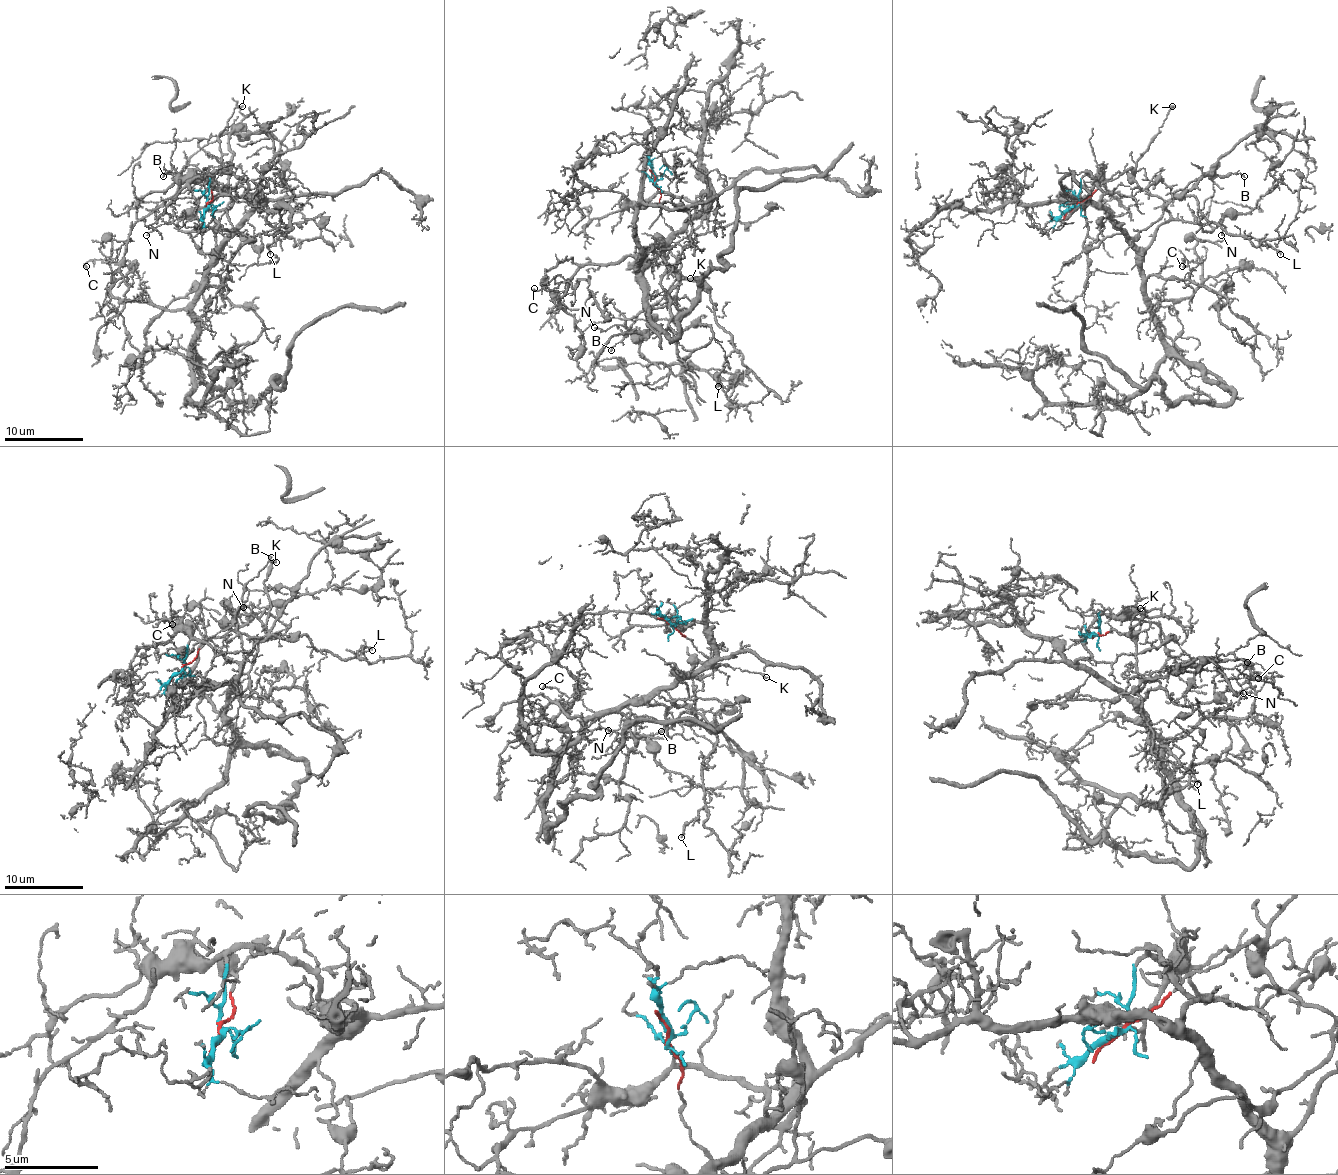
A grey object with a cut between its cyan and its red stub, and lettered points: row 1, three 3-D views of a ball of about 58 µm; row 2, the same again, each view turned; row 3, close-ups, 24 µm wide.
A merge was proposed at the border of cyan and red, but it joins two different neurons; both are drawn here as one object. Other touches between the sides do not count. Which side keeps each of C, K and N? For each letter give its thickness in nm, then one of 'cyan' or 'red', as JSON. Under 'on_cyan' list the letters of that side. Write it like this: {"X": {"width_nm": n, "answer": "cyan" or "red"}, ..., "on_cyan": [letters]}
{"C": {"width_nm": 160, "answer": "cyan"}, "K": {"width_nm": 180, "answer": "red"}, "N": {"width_nm": 110, "answer": "cyan"}, "on_cyan": ["C", "N"]}

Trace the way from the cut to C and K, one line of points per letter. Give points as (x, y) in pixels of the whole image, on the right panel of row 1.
C: (1074, 208), (1087, 171), (1136, 251), (1150, 308), (1201, 282), (1199, 265), (1182, 267)
K: (1074, 208), (1134, 165), (1172, 106)

